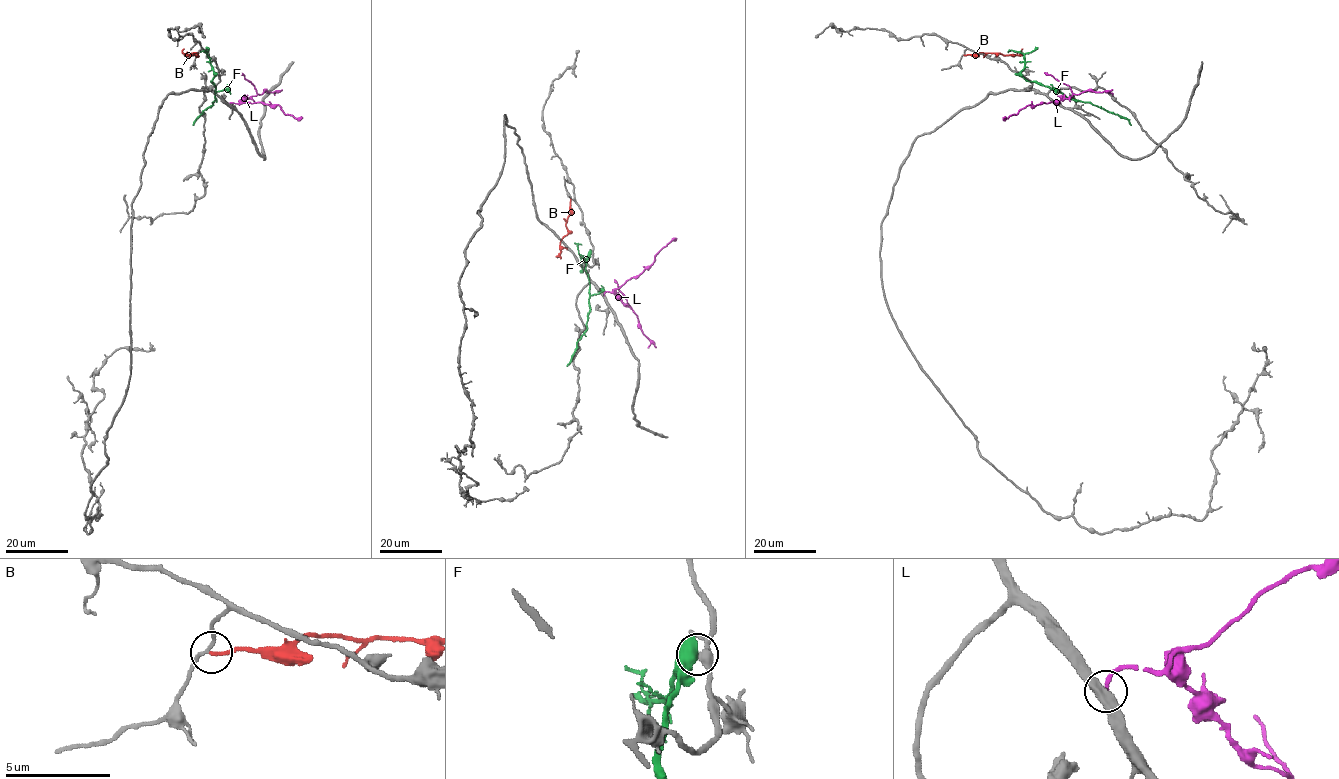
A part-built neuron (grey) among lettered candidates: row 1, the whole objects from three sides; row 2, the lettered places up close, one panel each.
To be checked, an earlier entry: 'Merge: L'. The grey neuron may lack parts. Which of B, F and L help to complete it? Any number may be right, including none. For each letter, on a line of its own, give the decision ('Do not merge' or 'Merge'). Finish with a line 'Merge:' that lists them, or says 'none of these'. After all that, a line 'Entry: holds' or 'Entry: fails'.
B: Do not merge
F: Do not merge
L: Merge
Merge: L
Entry: holds

